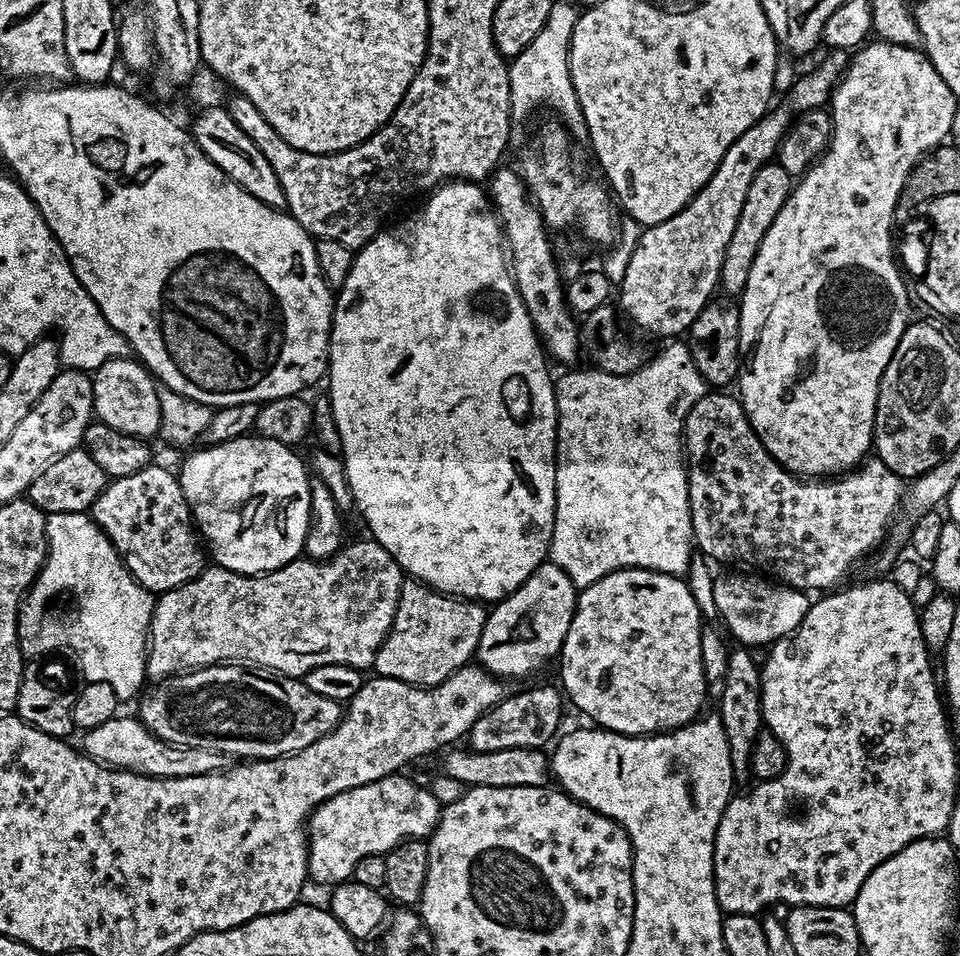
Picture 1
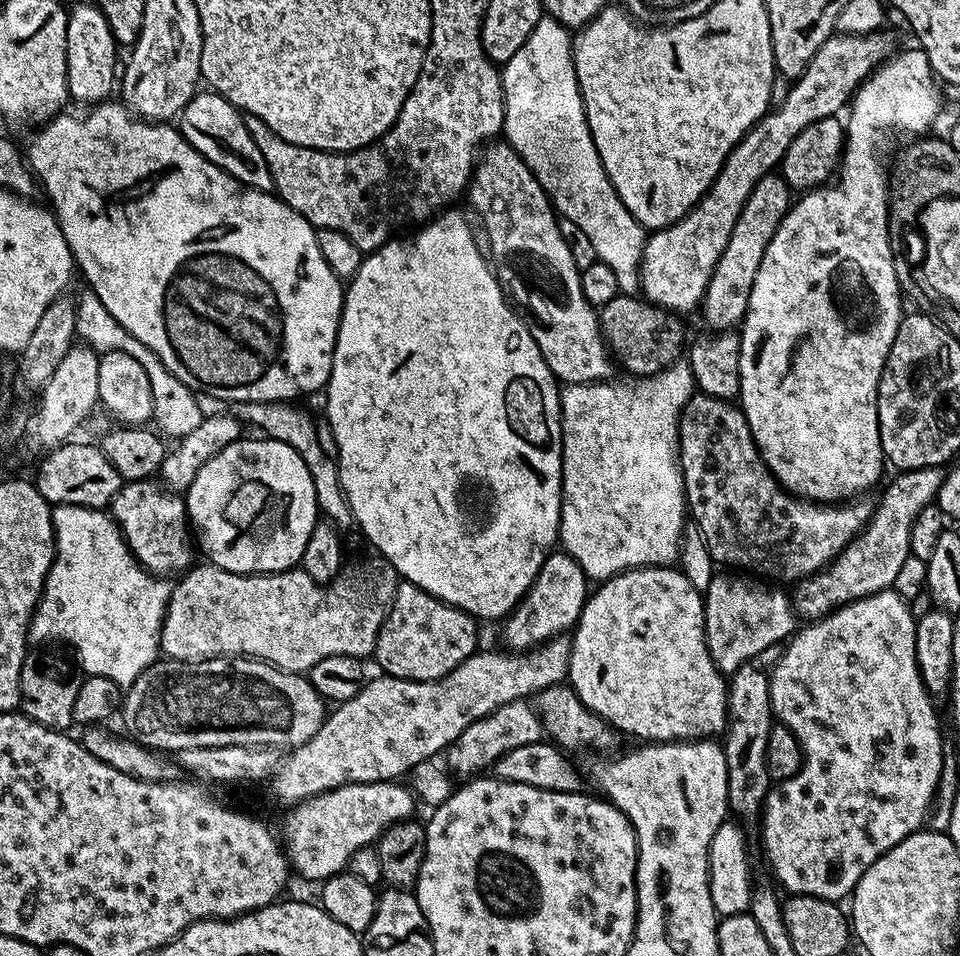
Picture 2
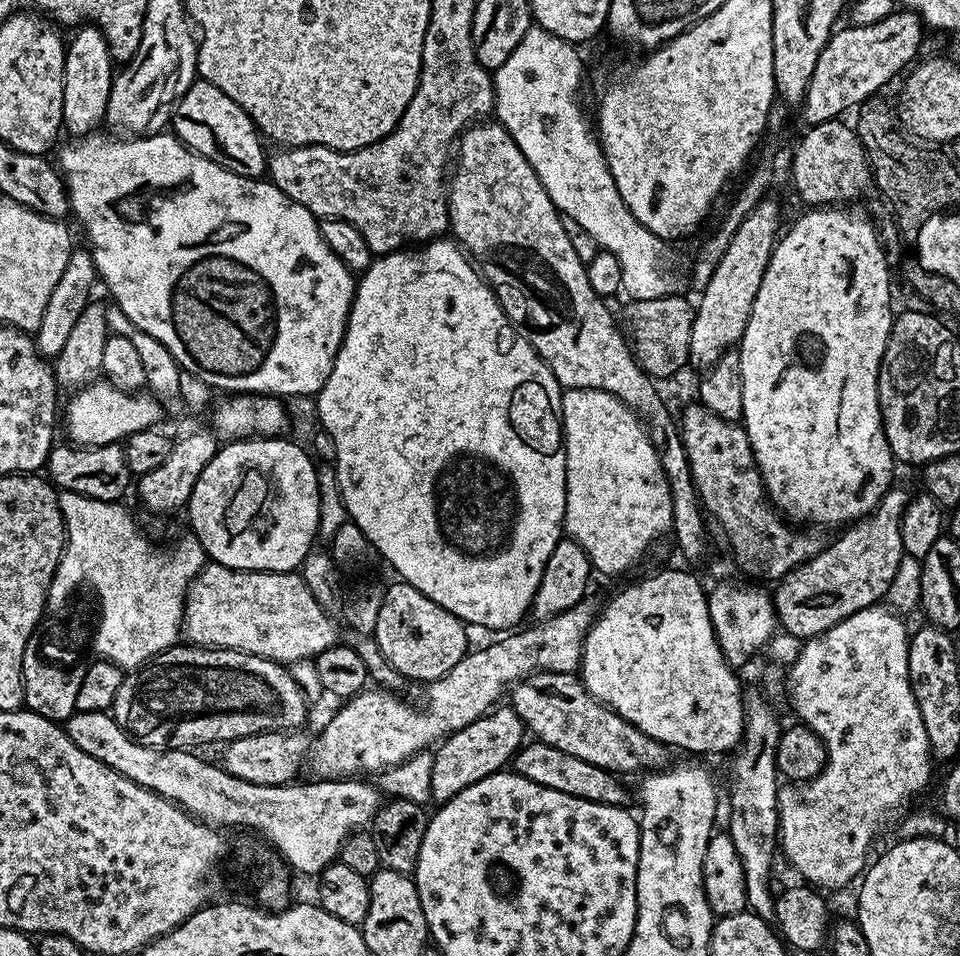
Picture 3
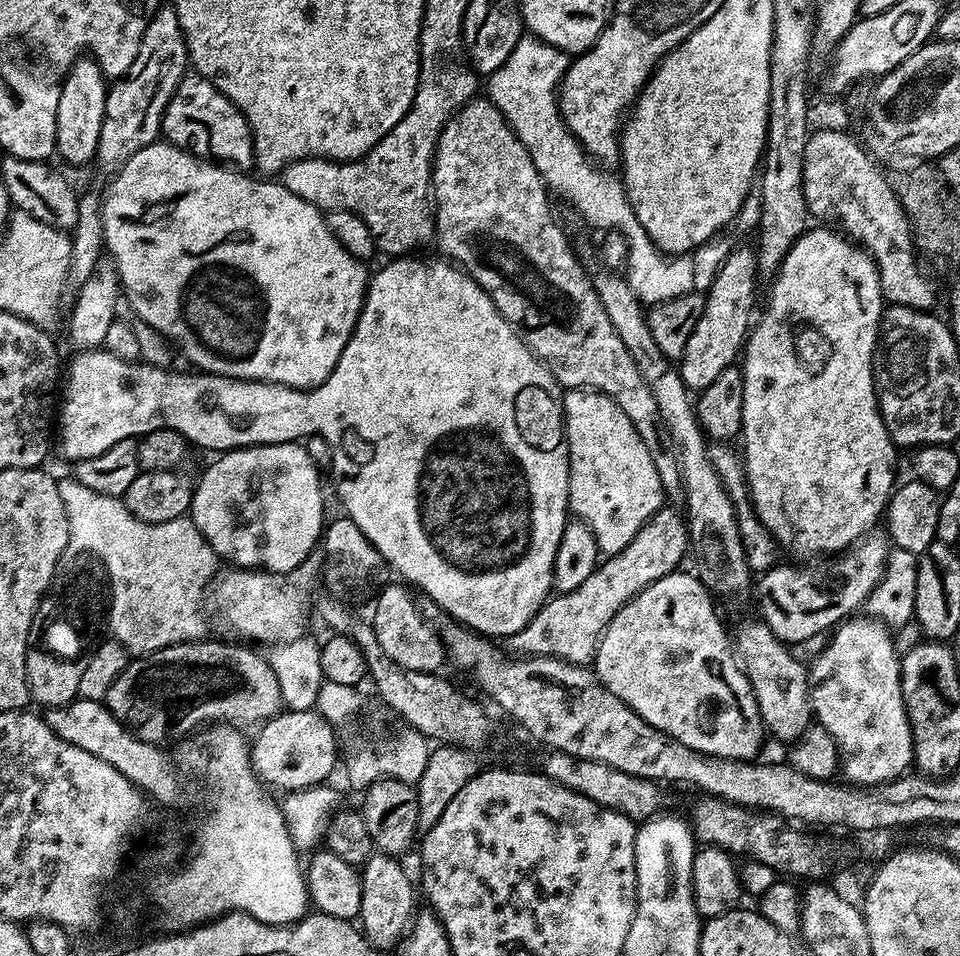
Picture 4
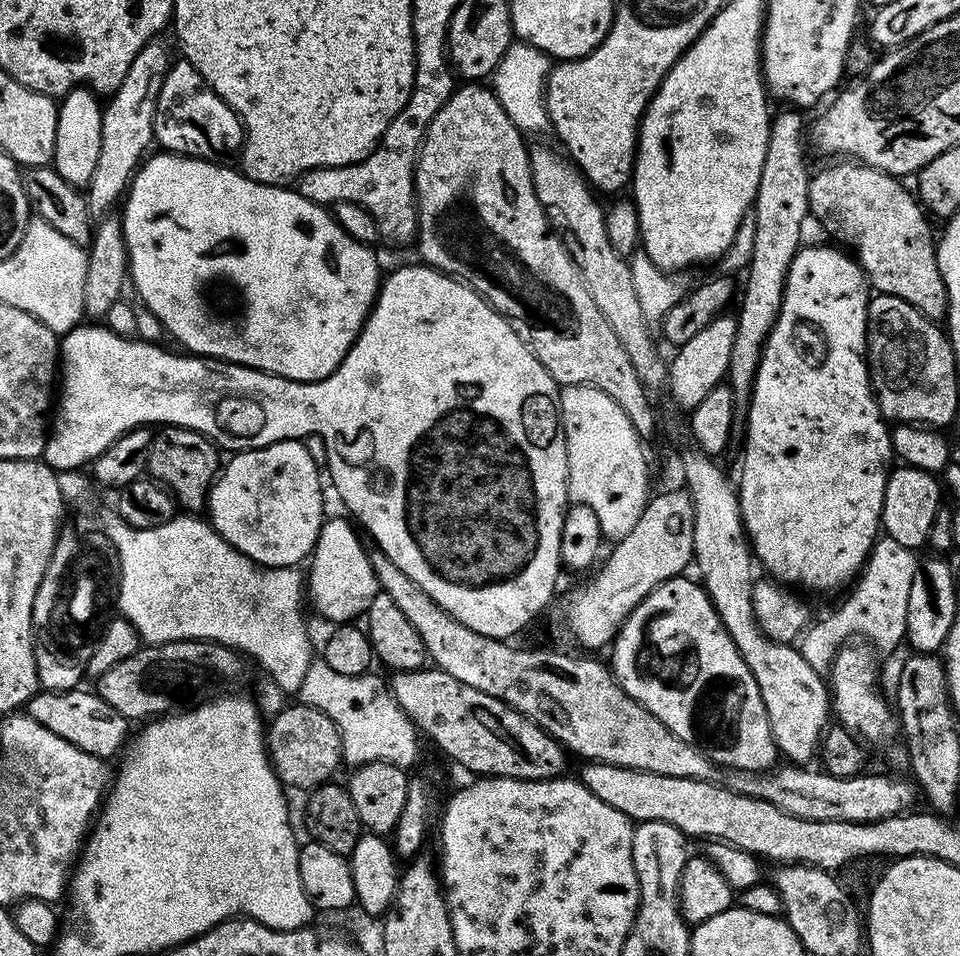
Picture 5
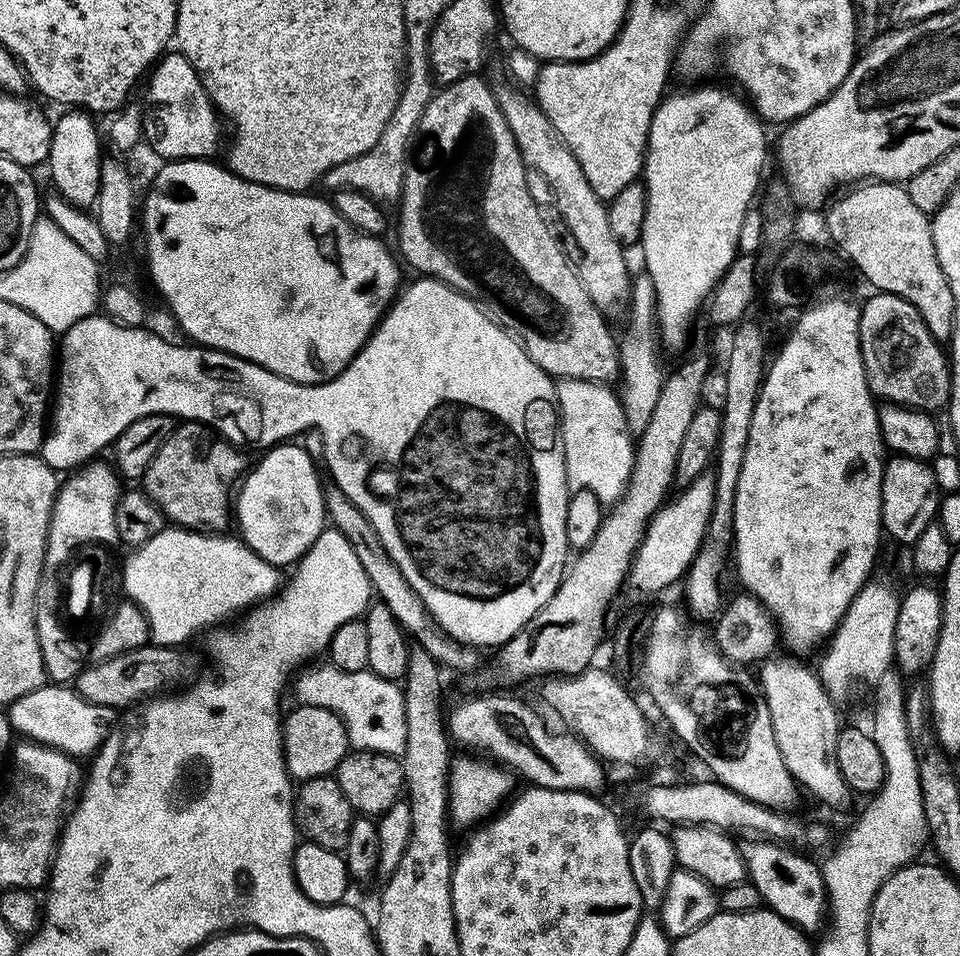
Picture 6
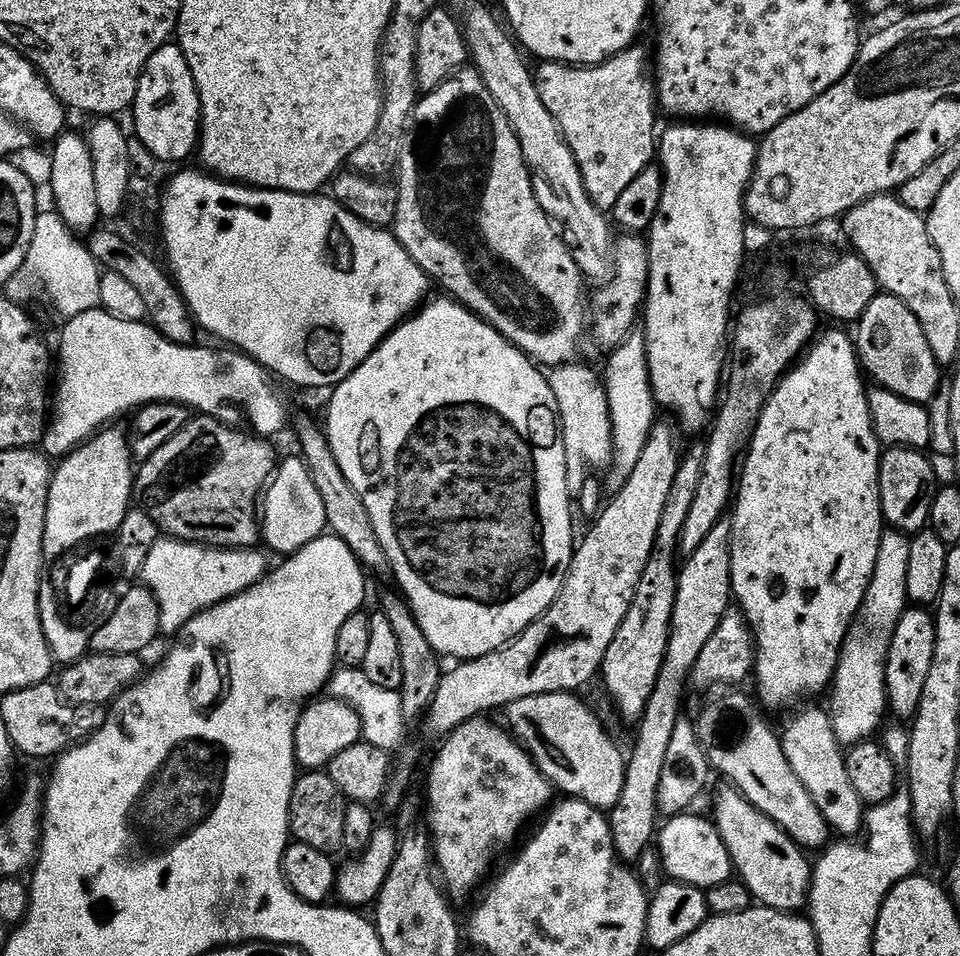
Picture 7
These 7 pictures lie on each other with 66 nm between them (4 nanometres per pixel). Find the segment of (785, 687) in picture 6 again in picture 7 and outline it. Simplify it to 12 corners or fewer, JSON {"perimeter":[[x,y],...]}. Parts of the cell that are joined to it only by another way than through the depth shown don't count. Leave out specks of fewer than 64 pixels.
{"perimeter":[[804,708],[780,745],[844,838],[861,831],[866,805],[846,774],[827,711]]}

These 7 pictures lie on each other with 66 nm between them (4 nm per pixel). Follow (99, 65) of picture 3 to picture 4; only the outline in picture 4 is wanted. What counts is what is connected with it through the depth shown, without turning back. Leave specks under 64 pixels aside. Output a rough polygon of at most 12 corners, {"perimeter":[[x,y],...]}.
{"perimeter":[[81,58],[59,85],[56,152],[95,161],[109,85]]}

